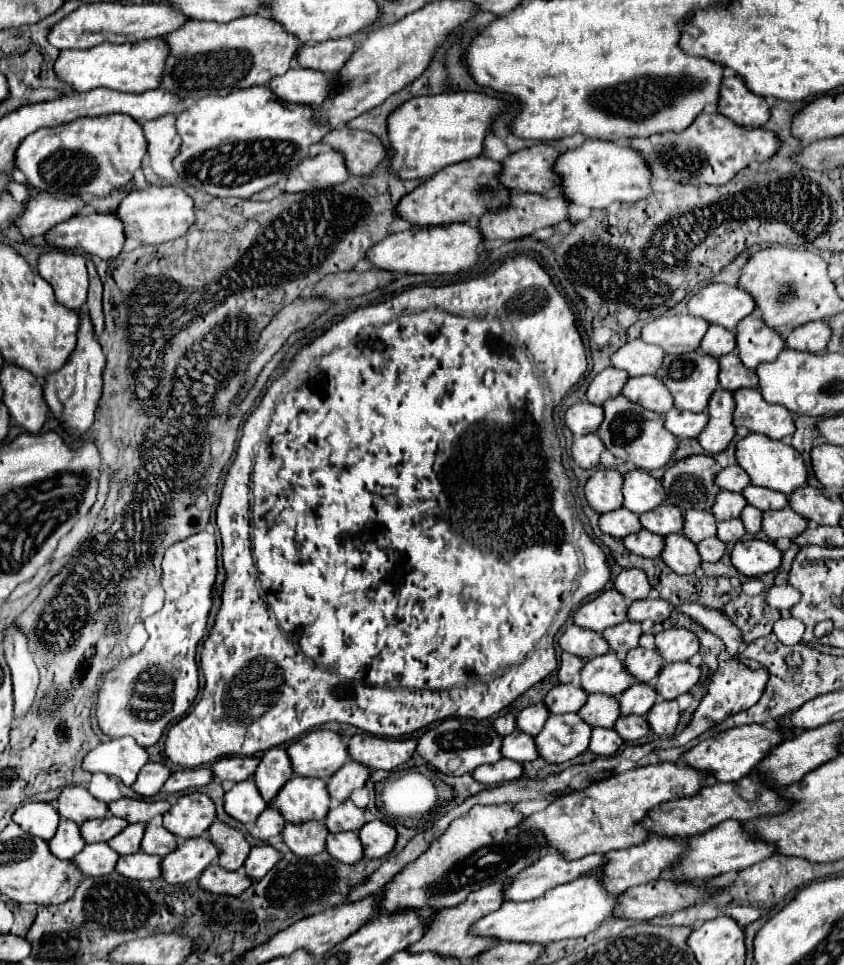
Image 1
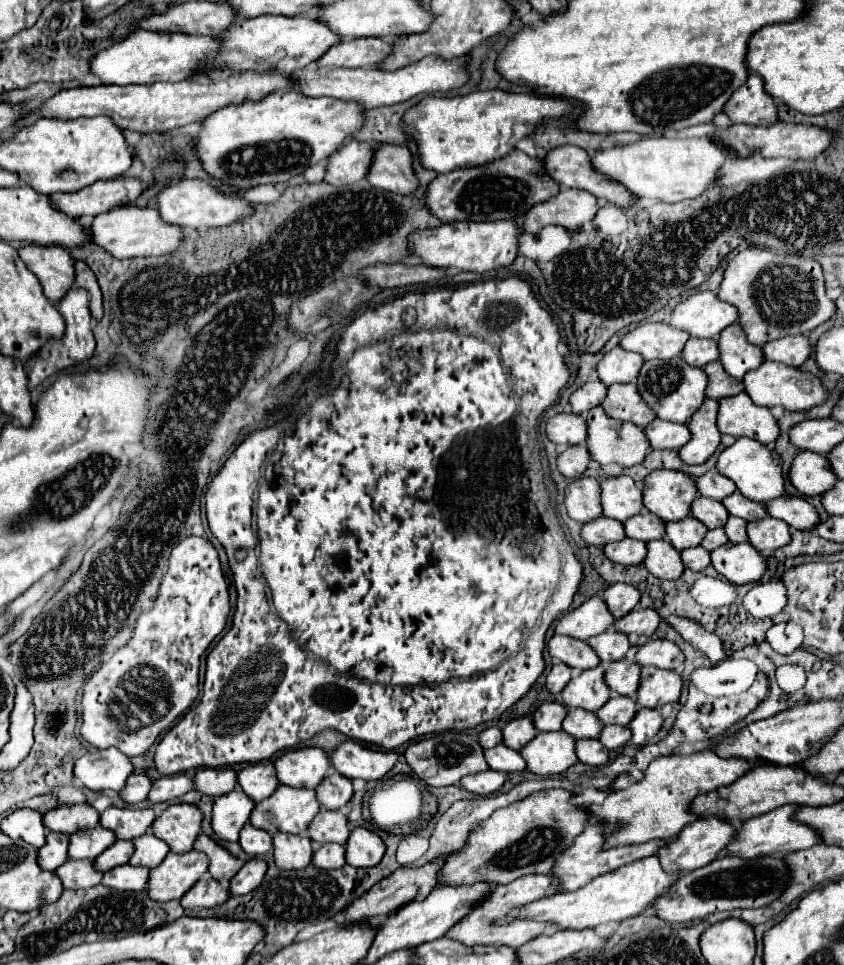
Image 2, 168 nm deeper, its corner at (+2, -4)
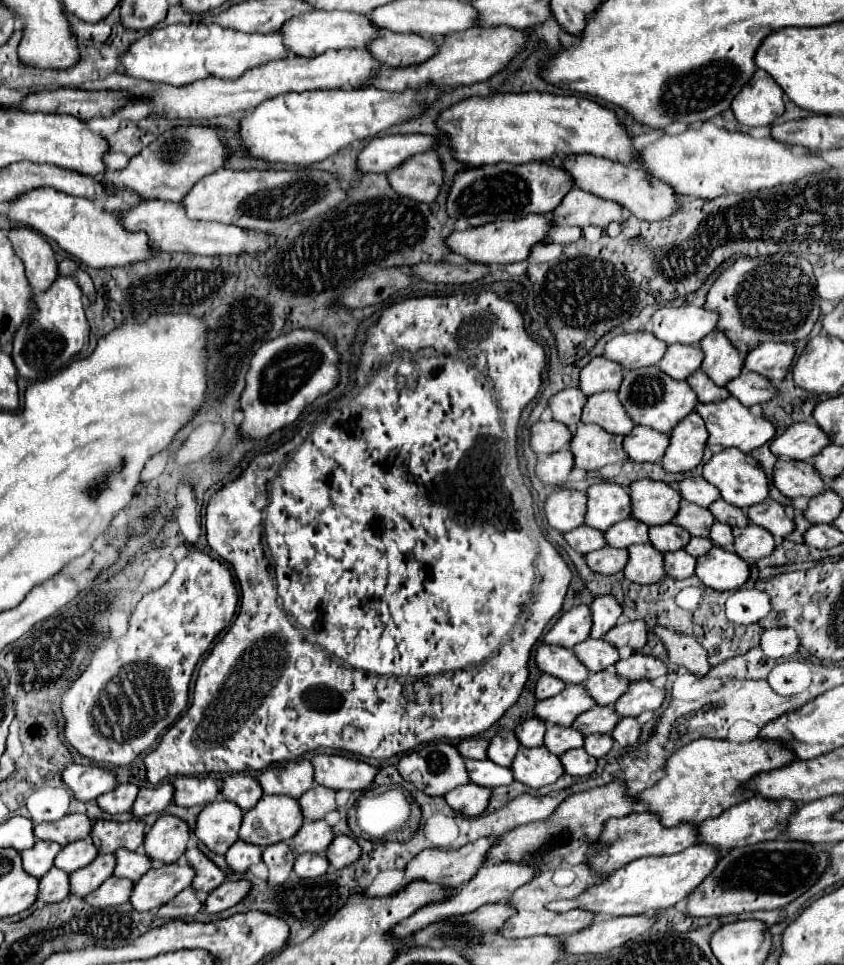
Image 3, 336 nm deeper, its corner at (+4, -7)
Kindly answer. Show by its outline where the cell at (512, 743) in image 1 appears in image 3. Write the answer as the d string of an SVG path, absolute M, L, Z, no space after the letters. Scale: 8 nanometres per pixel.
M469 759L467 771L473 783L481 787L499 787L513 783L513 771L509 767L499 767L491 759Z

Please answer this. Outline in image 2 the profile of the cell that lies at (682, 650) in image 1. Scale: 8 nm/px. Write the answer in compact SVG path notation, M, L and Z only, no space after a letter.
M651 640L639 648L639 652L635 654L635 662L639 666L657 666L657 668L681 672L685 656L669 640Z

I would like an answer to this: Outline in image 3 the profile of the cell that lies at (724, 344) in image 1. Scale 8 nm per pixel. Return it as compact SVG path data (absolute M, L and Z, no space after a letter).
M673 343L667 347L667 353L661 359L659 367L673 379L687 379L693 371L701 367L701 361L703 361L703 351L699 345Z

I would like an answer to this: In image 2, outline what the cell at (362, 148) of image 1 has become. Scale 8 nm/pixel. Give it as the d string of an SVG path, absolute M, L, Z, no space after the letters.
M379 144L375 162L369 170L369 182L395 194L411 194L419 188L419 178L413 170L413 152L409 146Z

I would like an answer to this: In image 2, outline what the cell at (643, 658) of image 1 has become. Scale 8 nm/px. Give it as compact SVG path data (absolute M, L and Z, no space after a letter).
M629 660L611 662L605 668L605 684L607 684L607 688L611 692L621 694L621 696L635 698L635 692L639 688L639 678L641 678L641 666L629 662Z

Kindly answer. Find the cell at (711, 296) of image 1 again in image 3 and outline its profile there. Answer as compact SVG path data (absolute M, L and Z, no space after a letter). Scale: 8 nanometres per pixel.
M697 305L661 307L653 315L653 335L665 343L699 343L717 327L719 313Z

